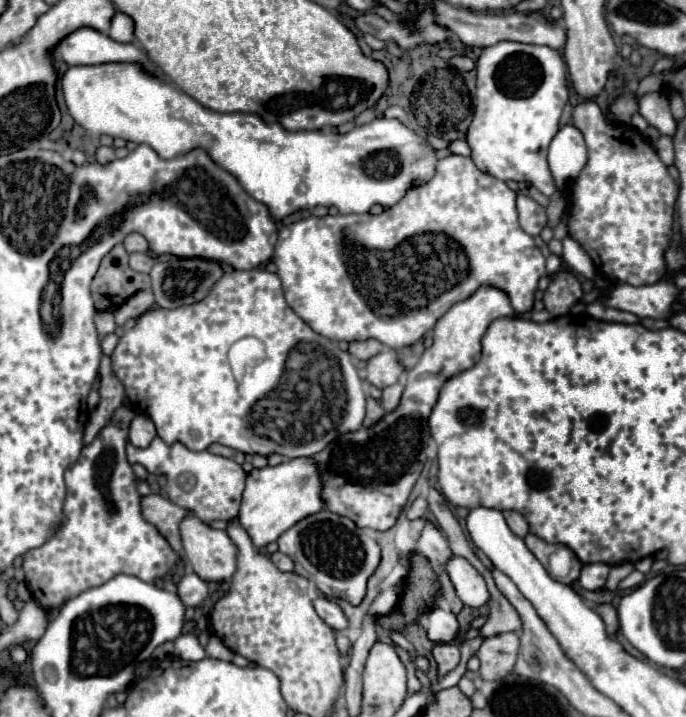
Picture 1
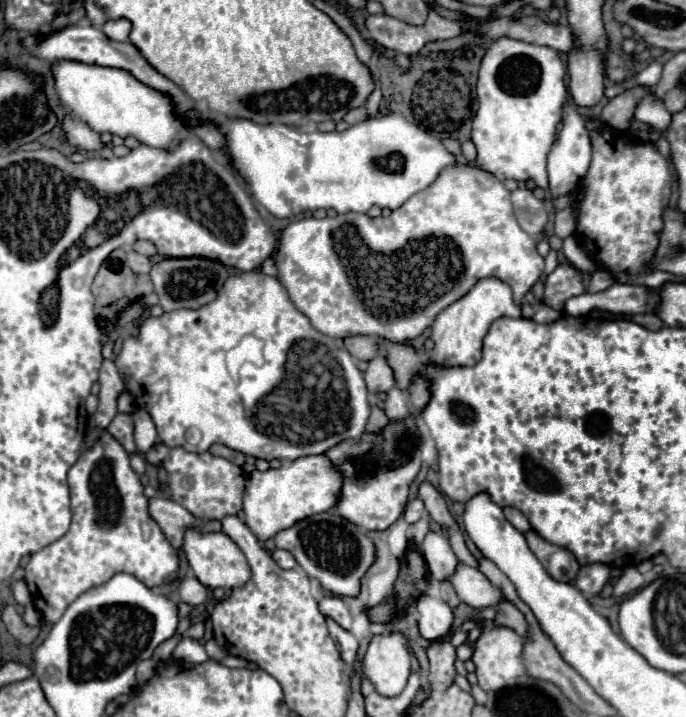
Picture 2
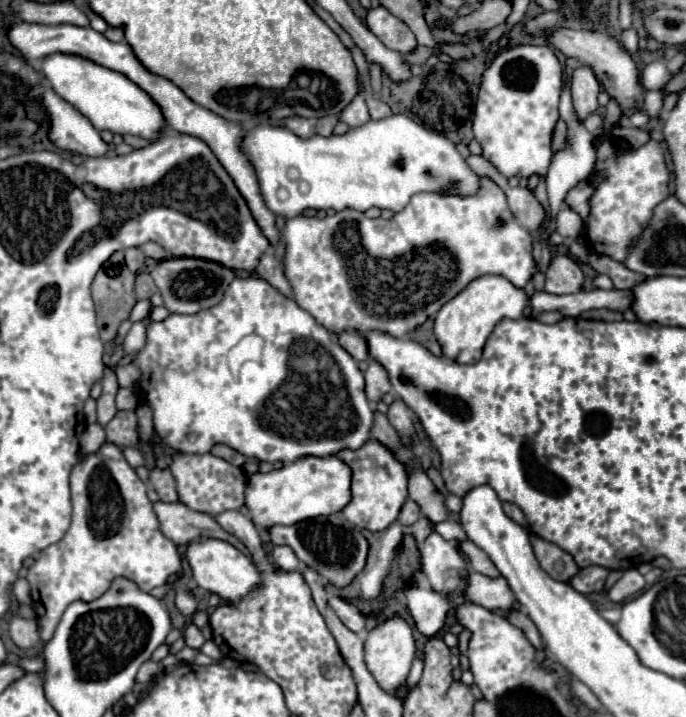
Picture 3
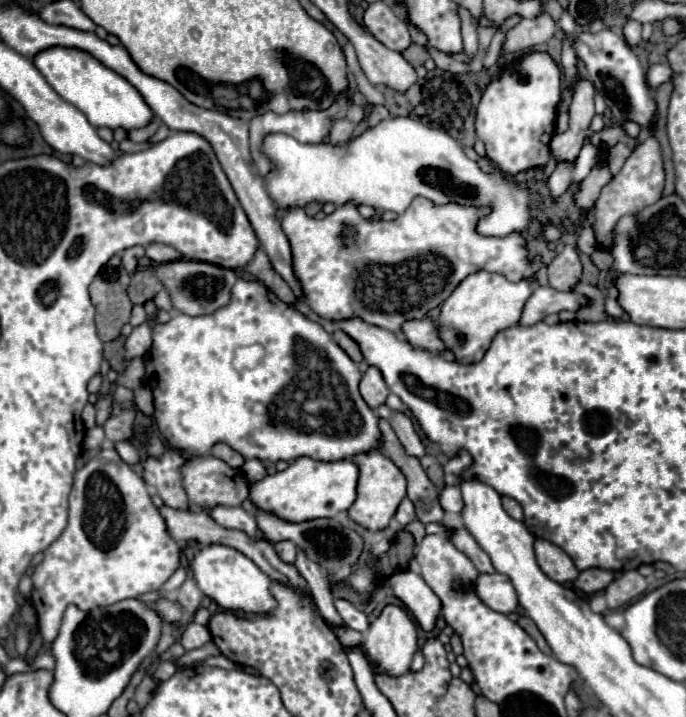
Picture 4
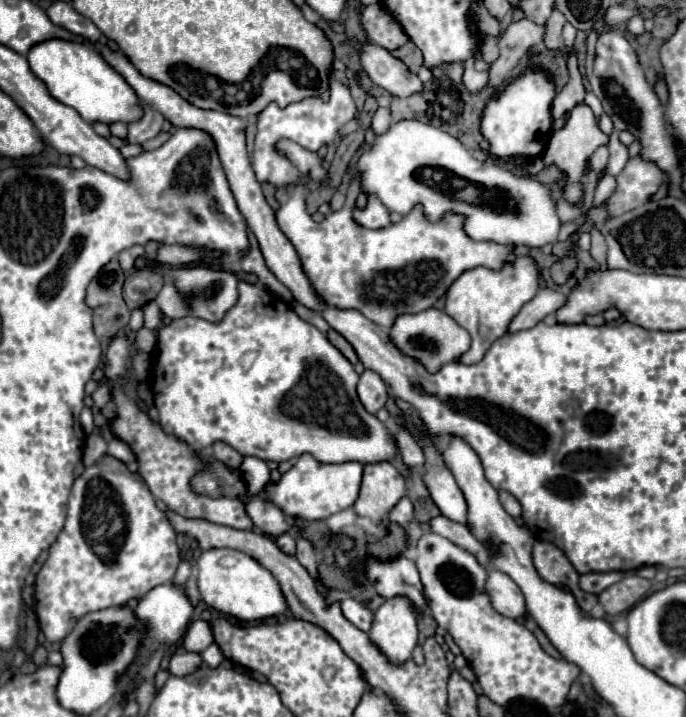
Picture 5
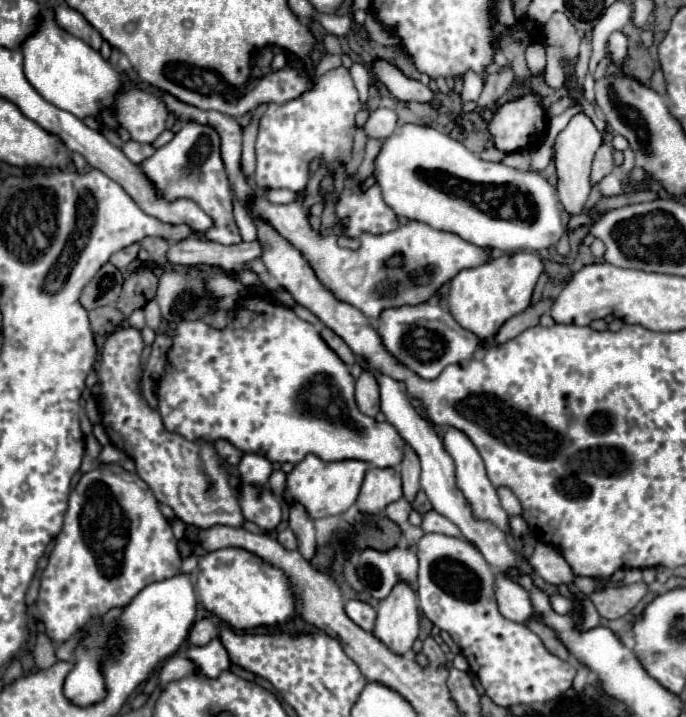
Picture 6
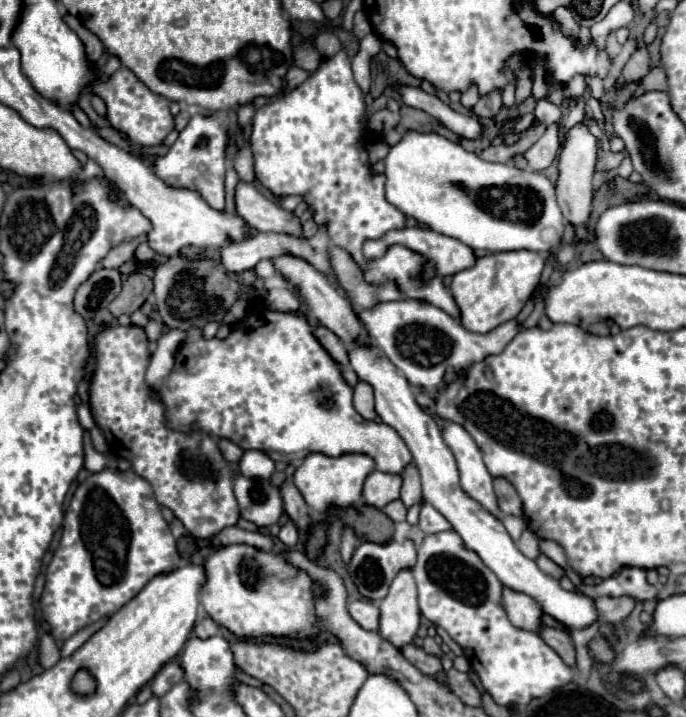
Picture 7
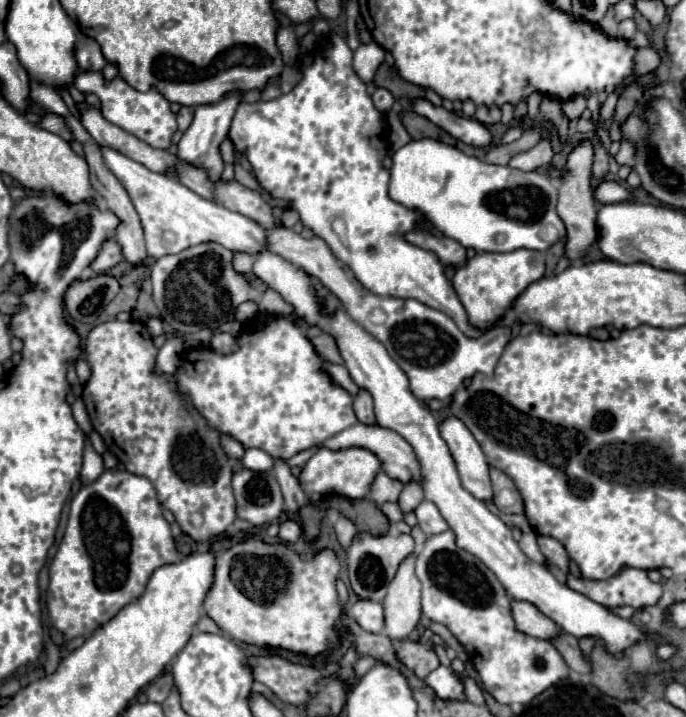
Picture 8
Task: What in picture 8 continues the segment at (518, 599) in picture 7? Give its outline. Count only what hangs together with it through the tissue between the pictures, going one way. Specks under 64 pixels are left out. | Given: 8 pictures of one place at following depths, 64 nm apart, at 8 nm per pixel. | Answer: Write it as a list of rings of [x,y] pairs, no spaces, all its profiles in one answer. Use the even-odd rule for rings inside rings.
[[[512,600],[512,614],[514,614],[514,622],[518,630],[528,636],[542,638],[542,640],[554,640],[562,634],[558,624],[552,622],[548,616],[544,616],[534,604]]]

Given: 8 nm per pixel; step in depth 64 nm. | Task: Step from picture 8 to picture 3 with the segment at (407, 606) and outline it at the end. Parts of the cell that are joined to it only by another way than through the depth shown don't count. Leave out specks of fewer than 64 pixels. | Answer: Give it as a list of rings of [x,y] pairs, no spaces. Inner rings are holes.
[[[400,614],[390,616],[388,620],[380,622],[374,630],[368,632],[368,638],[366,638],[366,666],[372,672],[372,676],[376,678],[376,682],[380,684],[380,688],[384,688],[386,692],[392,692],[392,688],[398,688],[400,684],[406,682],[414,656],[416,656],[414,634],[412,634],[410,624]]]

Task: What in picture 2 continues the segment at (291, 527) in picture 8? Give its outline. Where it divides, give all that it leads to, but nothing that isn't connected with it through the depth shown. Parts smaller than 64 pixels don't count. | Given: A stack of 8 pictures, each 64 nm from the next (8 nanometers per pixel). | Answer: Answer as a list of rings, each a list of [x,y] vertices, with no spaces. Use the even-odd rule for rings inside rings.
[[[276,548],[276,550],[272,552],[272,558],[274,558],[276,564],[278,564],[280,568],[284,568],[284,570],[290,570],[290,568],[296,568],[296,566],[298,566],[296,558],[294,558],[288,550],[280,550],[280,548]]]

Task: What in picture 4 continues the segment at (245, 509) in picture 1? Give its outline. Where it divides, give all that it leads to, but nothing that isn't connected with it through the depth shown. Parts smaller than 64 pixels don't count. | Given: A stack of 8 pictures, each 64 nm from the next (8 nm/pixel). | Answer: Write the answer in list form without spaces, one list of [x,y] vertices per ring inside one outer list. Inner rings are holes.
[[[302,456],[302,458],[294,460],[284,472],[268,474],[264,480],[252,484],[252,486],[250,486],[250,498],[252,498],[254,506],[258,506],[260,510],[276,512],[276,516],[286,518],[286,520],[290,520],[290,522],[306,522],[306,520],[316,520],[316,518],[334,518],[337,519],[337,522],[341,526],[348,526],[348,528],[352,529],[352,524],[357,523],[352,523],[347,511],[348,508],[352,506],[352,502],[356,500],[358,474],[360,474],[360,472],[358,472],[358,466],[356,466],[352,460],[318,462],[318,460],[308,458],[308,456]]]

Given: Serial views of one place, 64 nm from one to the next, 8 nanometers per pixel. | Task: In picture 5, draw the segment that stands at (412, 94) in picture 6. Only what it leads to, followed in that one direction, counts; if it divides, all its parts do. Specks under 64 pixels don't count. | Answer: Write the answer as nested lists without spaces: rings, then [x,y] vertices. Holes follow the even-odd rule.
[[[364,44],[360,62],[362,70],[370,76],[370,80],[388,90],[392,96],[408,98],[424,90],[424,84],[418,80],[418,76],[410,74],[398,58],[394,58],[388,50],[380,46]]]

